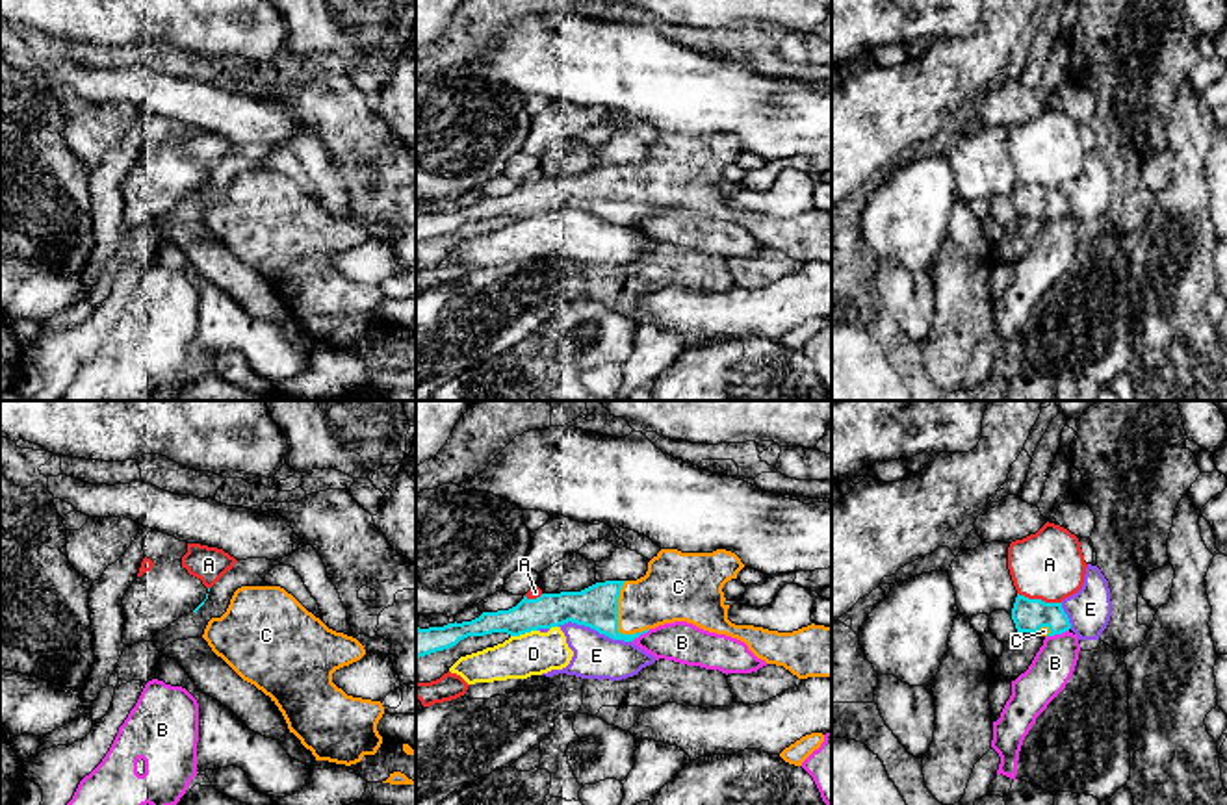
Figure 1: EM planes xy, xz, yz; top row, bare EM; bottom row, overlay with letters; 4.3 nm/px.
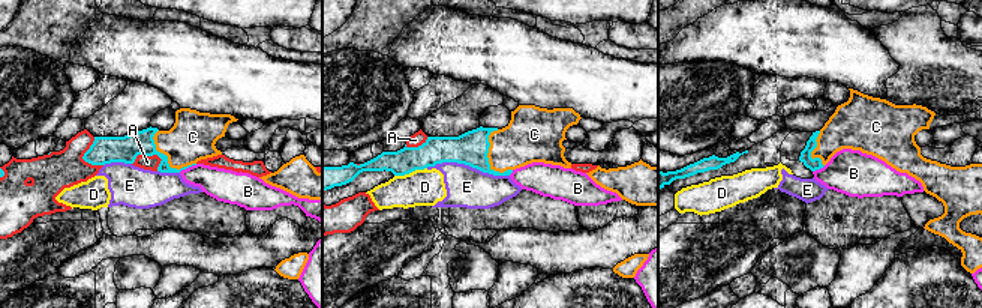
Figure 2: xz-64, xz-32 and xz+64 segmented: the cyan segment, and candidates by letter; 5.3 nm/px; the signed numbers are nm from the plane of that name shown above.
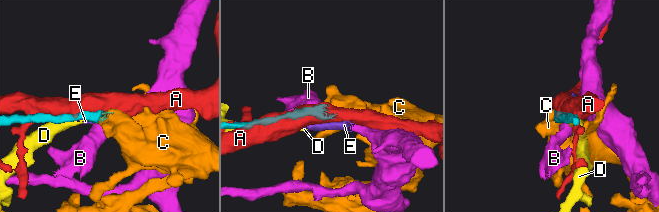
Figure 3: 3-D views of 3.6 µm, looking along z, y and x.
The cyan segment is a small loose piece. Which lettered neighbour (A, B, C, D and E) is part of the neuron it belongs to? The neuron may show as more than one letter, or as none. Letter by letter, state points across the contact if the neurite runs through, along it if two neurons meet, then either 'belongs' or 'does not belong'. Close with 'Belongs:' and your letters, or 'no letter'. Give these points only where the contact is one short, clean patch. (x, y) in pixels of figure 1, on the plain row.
A: does not belong
B: border along yz (1068, 214), (1047, 221); does not belong
C: runs through xz (596, 191), (617, 197), (669, 177); belongs
D: border along xz (537, 214), (511, 221); does not belong
E: does not belong
Belongs: C

